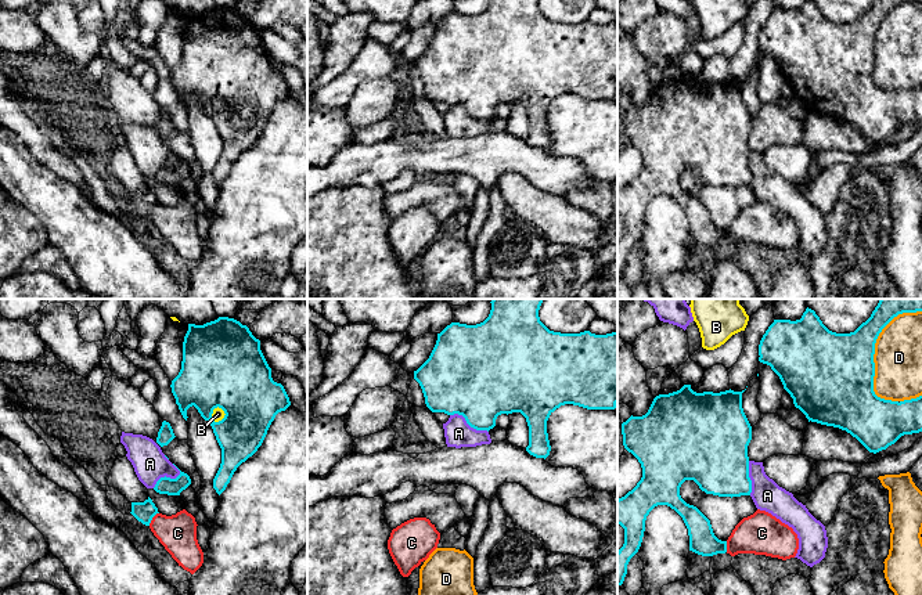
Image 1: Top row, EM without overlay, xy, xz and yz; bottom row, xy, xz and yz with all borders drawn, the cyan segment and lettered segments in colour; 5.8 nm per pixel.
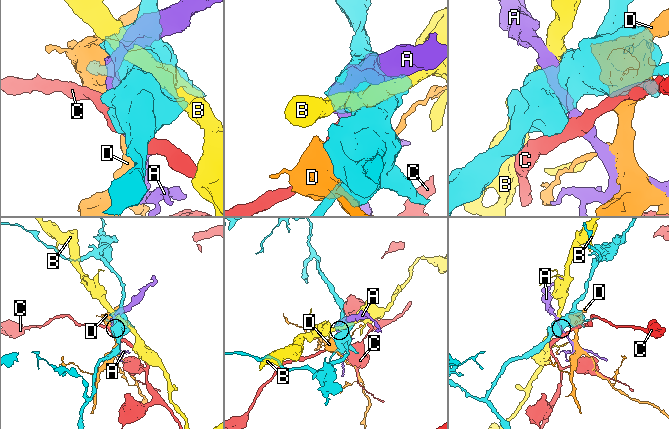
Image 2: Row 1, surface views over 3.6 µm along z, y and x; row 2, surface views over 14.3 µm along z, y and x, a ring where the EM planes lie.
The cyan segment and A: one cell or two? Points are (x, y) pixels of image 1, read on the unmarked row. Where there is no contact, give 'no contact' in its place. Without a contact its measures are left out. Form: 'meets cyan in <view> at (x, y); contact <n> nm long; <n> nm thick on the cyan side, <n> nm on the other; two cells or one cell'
meets cyan in xz at (468, 114); contact 240 nm long; 440 nm thick on the cyan side, 160 nm on the other; two cells

